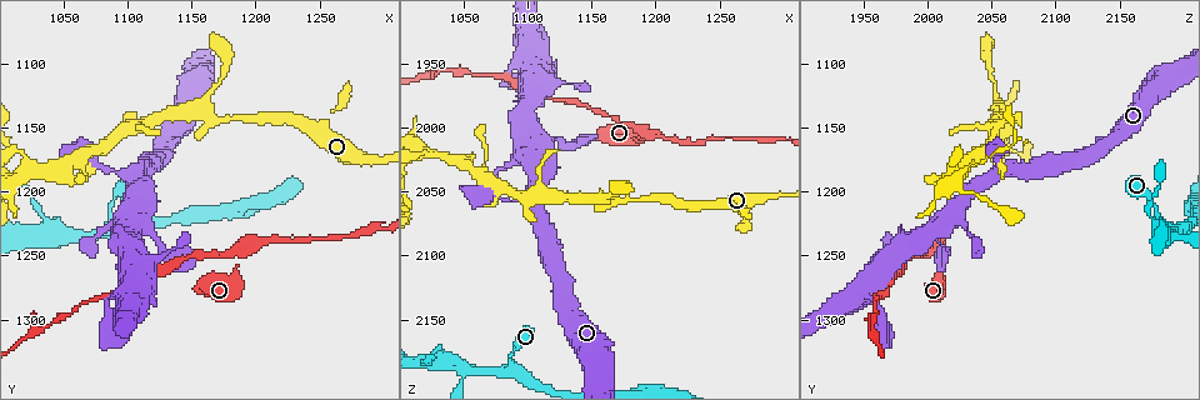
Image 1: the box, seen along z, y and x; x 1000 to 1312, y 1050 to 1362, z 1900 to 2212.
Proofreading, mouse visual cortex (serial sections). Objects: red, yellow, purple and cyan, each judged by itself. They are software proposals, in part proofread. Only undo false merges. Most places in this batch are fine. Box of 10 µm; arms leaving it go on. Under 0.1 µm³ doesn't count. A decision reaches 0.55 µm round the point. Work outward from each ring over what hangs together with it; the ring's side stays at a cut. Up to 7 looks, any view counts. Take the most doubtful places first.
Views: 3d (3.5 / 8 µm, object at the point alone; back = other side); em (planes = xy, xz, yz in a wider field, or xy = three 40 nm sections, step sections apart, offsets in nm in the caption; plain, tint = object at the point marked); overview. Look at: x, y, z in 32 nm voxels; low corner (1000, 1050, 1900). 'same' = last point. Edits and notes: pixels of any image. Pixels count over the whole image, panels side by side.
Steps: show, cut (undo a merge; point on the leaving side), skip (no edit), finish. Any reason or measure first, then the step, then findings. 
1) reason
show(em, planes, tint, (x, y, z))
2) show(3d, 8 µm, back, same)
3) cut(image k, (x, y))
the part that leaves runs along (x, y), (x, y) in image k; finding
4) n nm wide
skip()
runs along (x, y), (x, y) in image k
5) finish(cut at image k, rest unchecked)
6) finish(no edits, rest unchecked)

three-way junction
show(3d, 8 µm, (1190, 1242, 2004))

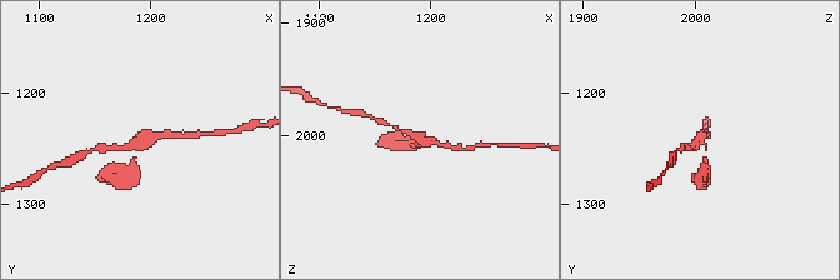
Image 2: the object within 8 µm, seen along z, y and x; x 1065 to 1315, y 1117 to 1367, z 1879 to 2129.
zoom in
show(3d, 3.5 µm, same)

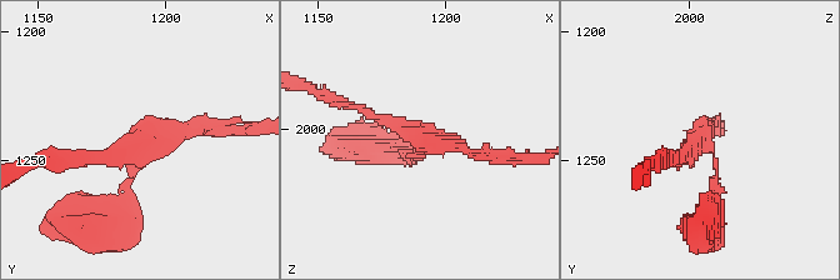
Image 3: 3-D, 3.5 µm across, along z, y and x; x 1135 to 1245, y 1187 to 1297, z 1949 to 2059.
show(em, xy, step 1, tint, (1191, 1244, 2006))

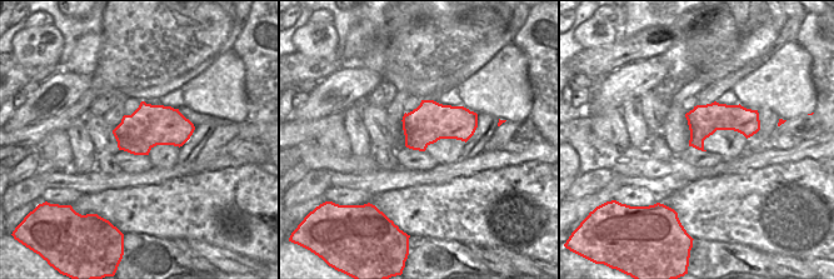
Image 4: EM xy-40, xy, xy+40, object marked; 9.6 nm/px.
skip()
runs along (710, 218), (714, 153), (665, 160) in image 3; continuous, no second cell

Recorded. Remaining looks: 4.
narrows sharply
show(3d, 3.5 µm, (1050, 1234, 2188))

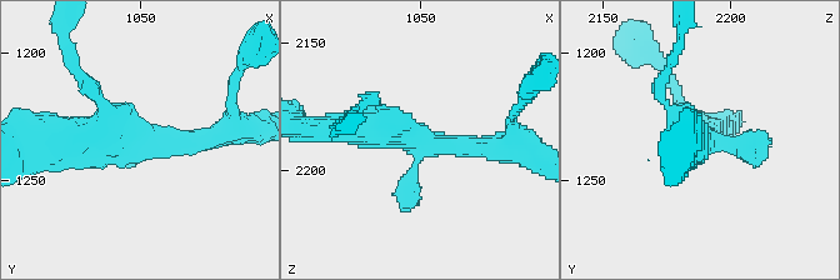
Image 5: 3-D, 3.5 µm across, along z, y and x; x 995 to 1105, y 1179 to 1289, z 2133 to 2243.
now the EM
show(em, xy, step 1, tint, (1051, 1233, 2189))

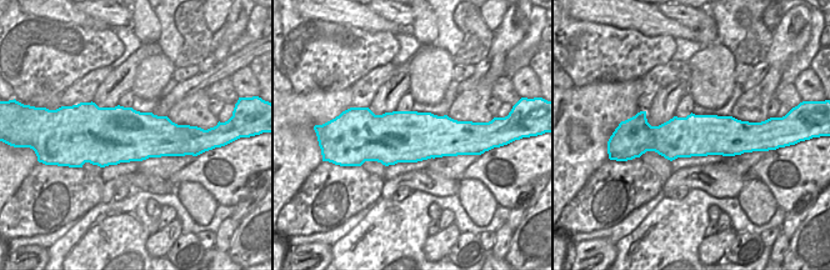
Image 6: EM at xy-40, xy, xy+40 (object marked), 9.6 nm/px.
500 nm wide
skip()
runs along (236, 124), (68, 139) in image 5; continuous, no second cell

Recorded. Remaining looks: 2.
thick turns thin
show(3d, 3.5 µm, back, (1158, 1138, 2056))

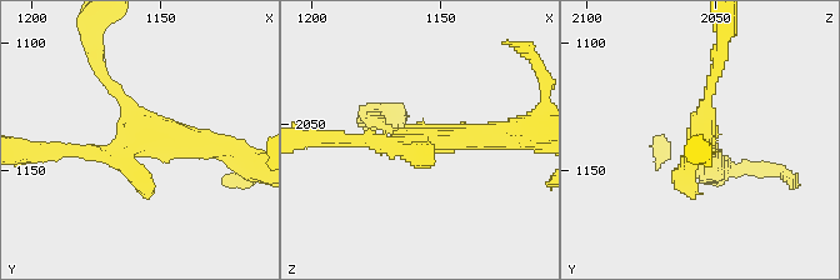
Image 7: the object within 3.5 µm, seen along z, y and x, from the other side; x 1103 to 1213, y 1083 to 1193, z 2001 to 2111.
skip()
runs along (66, 150), (228, 146) in image 7; one cell here

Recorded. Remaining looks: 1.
finish(no edits, rest unchecked)

